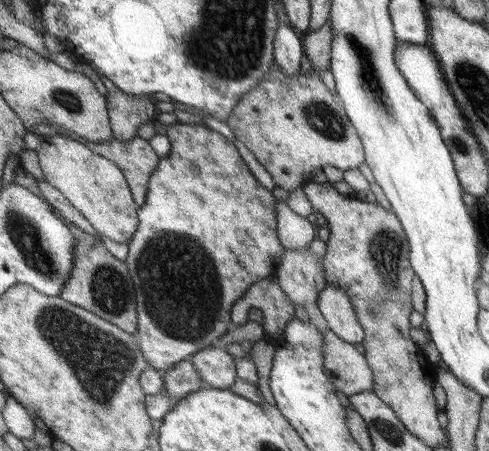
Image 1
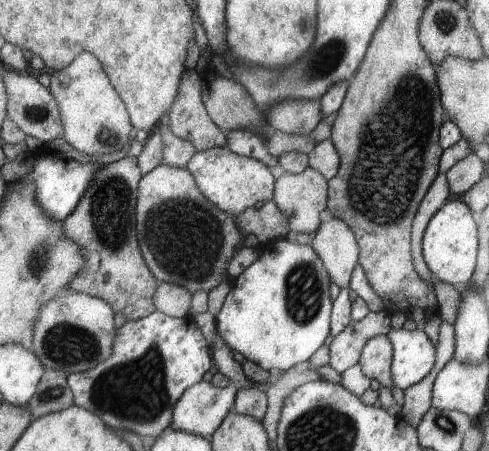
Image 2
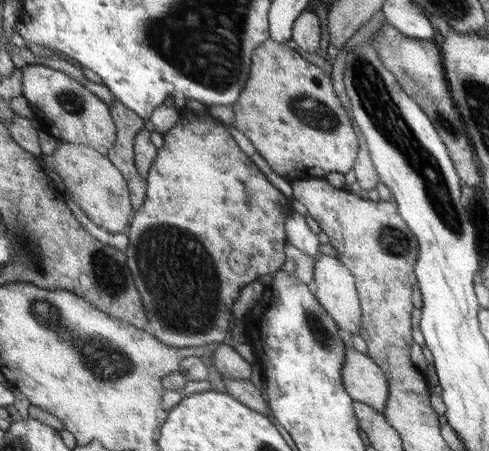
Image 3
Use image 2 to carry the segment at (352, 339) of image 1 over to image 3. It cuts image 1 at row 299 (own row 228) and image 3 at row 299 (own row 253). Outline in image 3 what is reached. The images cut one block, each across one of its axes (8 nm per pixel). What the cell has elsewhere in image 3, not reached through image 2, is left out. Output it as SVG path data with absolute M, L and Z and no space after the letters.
M317 254L313 262L315 298L326 314L343 330L358 334L360 305L353 275L339 260Z

